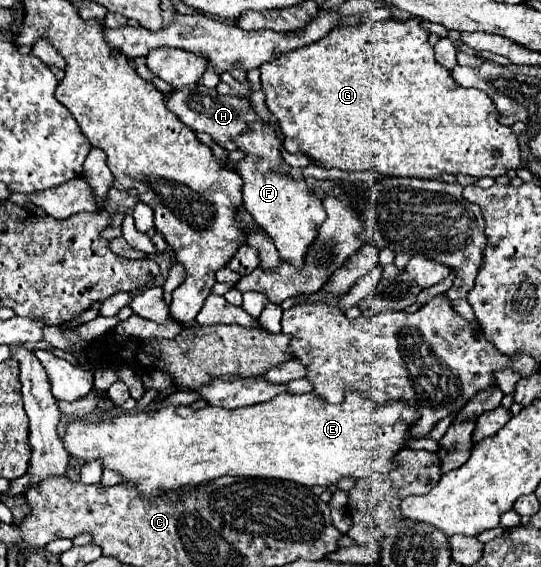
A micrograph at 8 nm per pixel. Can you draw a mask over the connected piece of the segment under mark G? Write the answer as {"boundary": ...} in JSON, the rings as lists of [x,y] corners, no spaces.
{"boundary":[[[409,18],[409,20],[385,20],[385,22],[361,22],[357,26],[347,26],[347,28],[333,28],[325,38],[311,46],[303,46],[299,50],[287,52],[279,56],[273,62],[265,62],[259,66],[261,70],[261,88],[265,92],[265,102],[267,108],[275,114],[279,120],[279,126],[283,130],[283,146],[287,152],[297,154],[301,150],[307,154],[315,164],[323,164],[325,168],[339,168],[339,170],[377,170],[385,176],[415,176],[421,179],[439,178],[441,174],[469,174],[475,178],[481,176],[503,176],[511,168],[519,168],[521,164],[521,148],[519,148],[519,136],[511,130],[511,126],[505,126],[499,122],[499,112],[495,110],[493,100],[477,90],[477,88],[461,88],[455,84],[451,72],[443,66],[439,66],[433,58],[433,46],[427,42],[429,32],[419,26],[419,18]]]}

